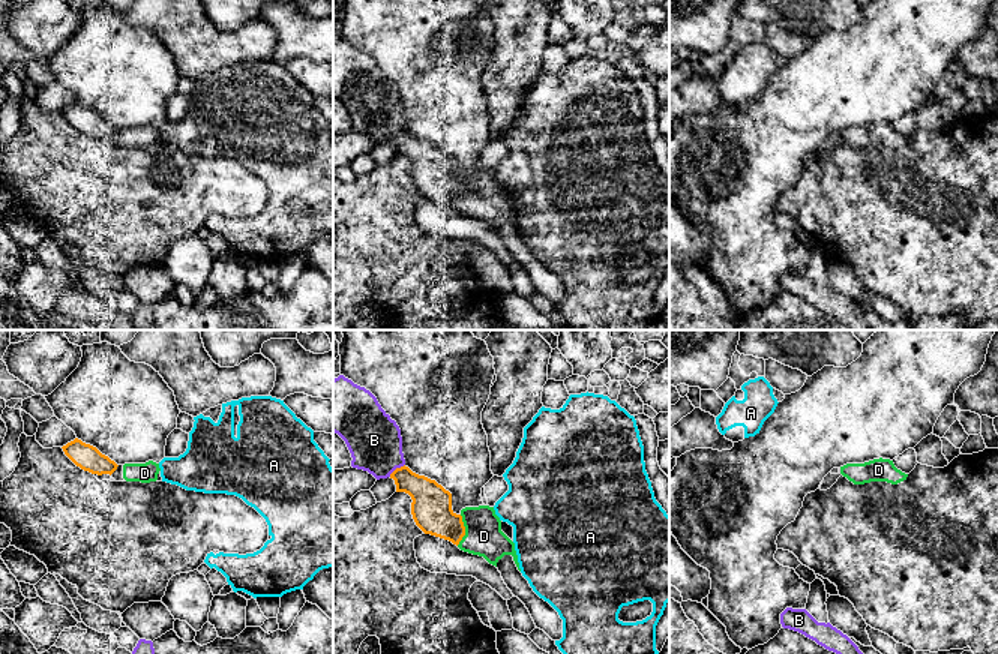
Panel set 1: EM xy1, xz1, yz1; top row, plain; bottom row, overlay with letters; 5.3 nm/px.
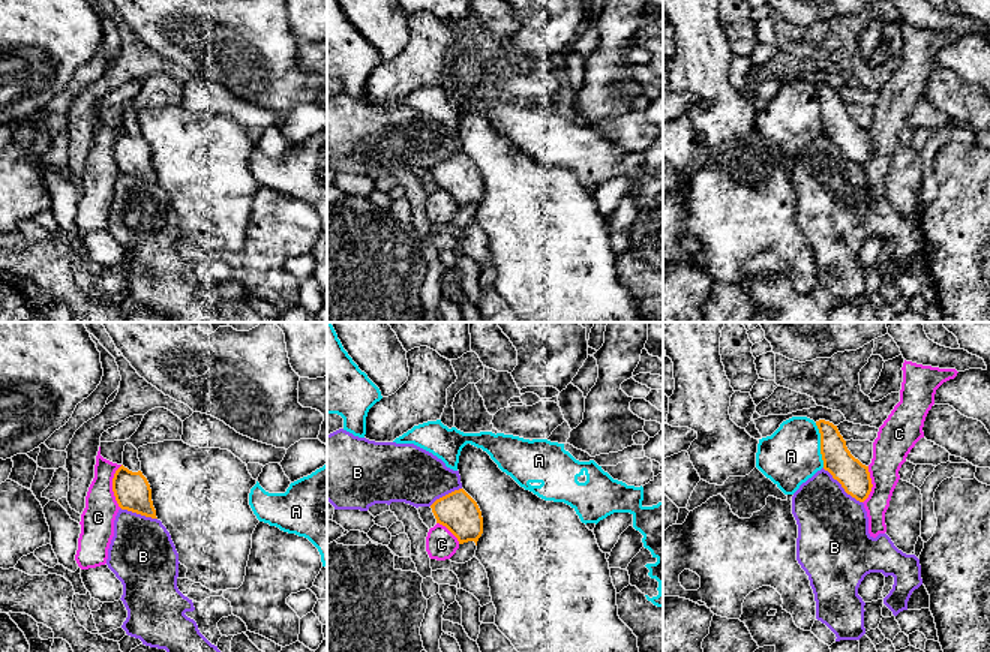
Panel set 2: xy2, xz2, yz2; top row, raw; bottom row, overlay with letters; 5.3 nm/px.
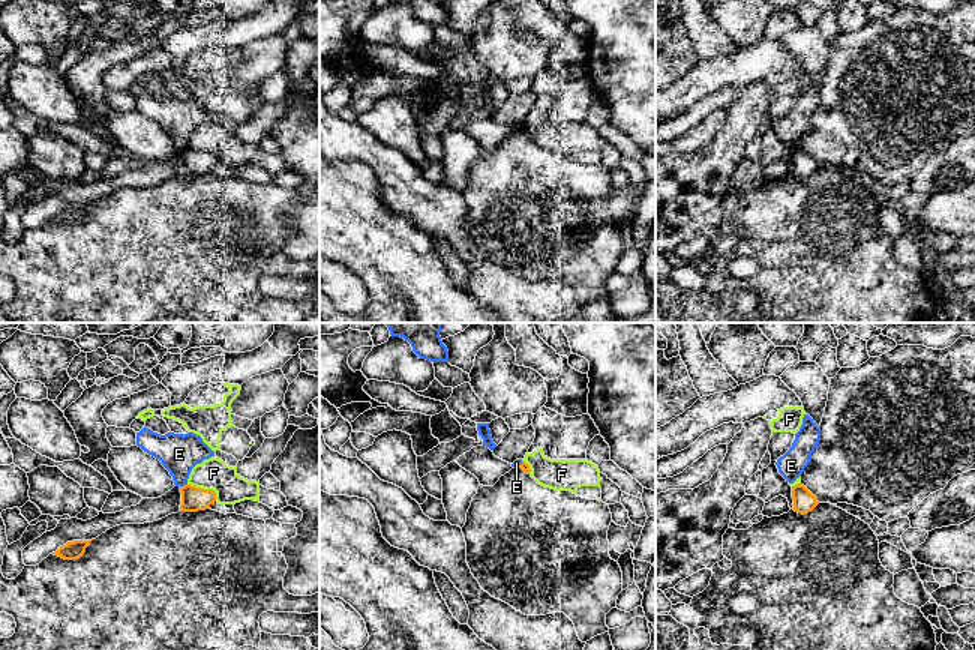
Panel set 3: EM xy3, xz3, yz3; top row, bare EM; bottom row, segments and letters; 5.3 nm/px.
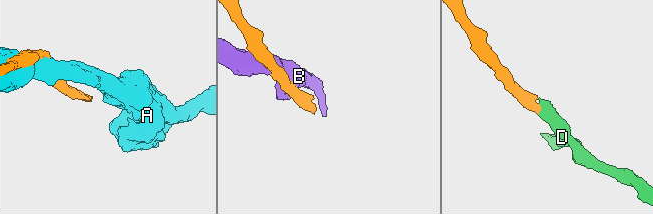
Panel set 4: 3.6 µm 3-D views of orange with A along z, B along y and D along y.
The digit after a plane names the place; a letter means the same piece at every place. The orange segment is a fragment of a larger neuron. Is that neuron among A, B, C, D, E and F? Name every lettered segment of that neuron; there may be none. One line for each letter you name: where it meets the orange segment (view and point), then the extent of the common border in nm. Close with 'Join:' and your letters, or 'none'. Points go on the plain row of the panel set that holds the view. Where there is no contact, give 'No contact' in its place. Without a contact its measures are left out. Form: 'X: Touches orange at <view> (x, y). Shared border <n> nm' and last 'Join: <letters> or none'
D: Touches orange at xz1 (464, 194). Shared border 170 nm
Join: D

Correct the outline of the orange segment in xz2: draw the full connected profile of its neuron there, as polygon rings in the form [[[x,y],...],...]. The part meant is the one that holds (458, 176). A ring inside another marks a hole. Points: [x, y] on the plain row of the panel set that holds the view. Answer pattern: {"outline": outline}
{"outline": [[[454,154],[432,169],[436,187],[446,190],[459,208],[474,205],[483,198],[483,181],[477,166],[464,154]]]}

